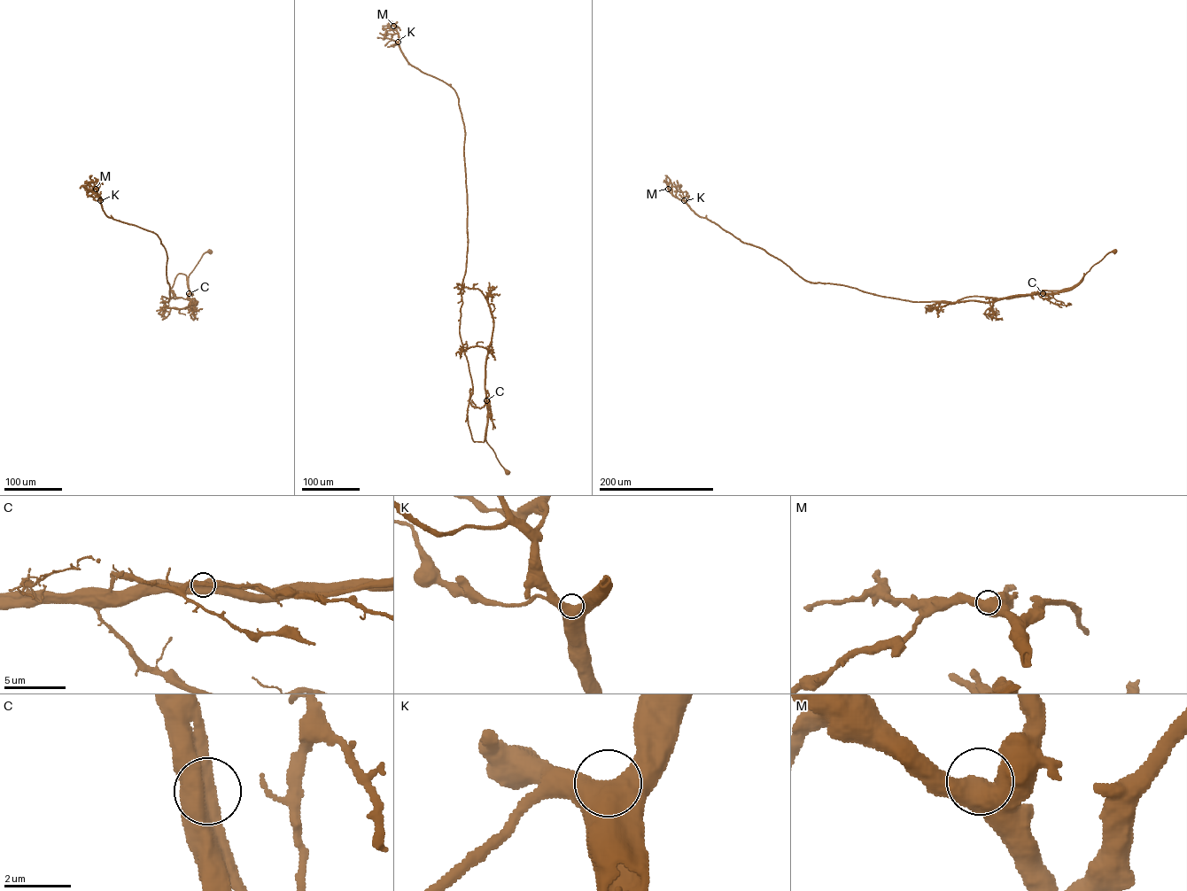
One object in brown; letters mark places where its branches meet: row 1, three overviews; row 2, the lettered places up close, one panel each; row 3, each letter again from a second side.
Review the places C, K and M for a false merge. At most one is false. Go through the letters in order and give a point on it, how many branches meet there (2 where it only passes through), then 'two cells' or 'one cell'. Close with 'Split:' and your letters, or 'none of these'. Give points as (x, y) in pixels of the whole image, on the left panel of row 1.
C: (189, 293) | 2 | one cell
K: (100, 200) | 2 | one cell
M: (96, 189) | 2 | one cell
Split: none of these

